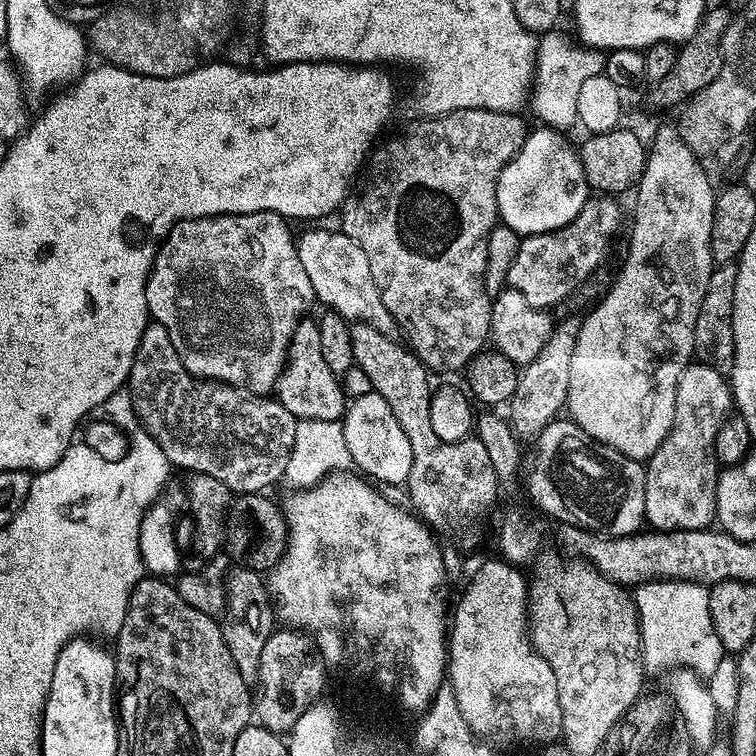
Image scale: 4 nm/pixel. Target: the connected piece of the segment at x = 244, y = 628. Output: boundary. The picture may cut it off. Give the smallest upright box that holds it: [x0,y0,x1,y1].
[222,567,278,686]

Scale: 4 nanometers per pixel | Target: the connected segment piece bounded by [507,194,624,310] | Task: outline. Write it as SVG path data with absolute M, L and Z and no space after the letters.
M592 194L588 201L578 210L578 214L566 226L558 230L550 230L542 234L525 236L518 246L518 254L514 256L514 266L510 266L507 287L518 290L526 302L535 308L552 310L555 304L567 301L572 293L582 284L589 283L592 276L600 268L600 263L608 256L608 251L612 248L612 239L620 232L620 223L624 220L624 212L620 209L620 204L615 195L612 194Z

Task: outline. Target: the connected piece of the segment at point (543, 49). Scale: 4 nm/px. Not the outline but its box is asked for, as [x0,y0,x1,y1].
[530,31,606,130]

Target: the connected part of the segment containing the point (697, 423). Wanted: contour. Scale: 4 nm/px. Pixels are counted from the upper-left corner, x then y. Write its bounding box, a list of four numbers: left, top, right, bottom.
[644,362,734,532]

